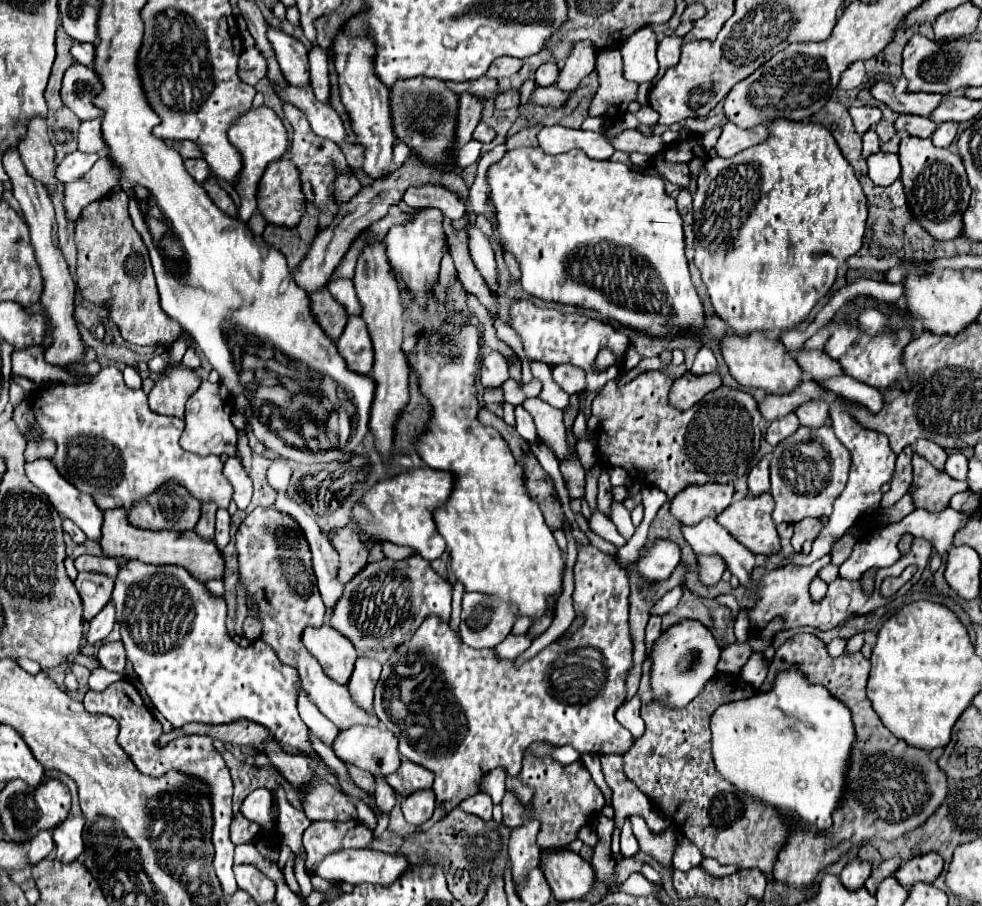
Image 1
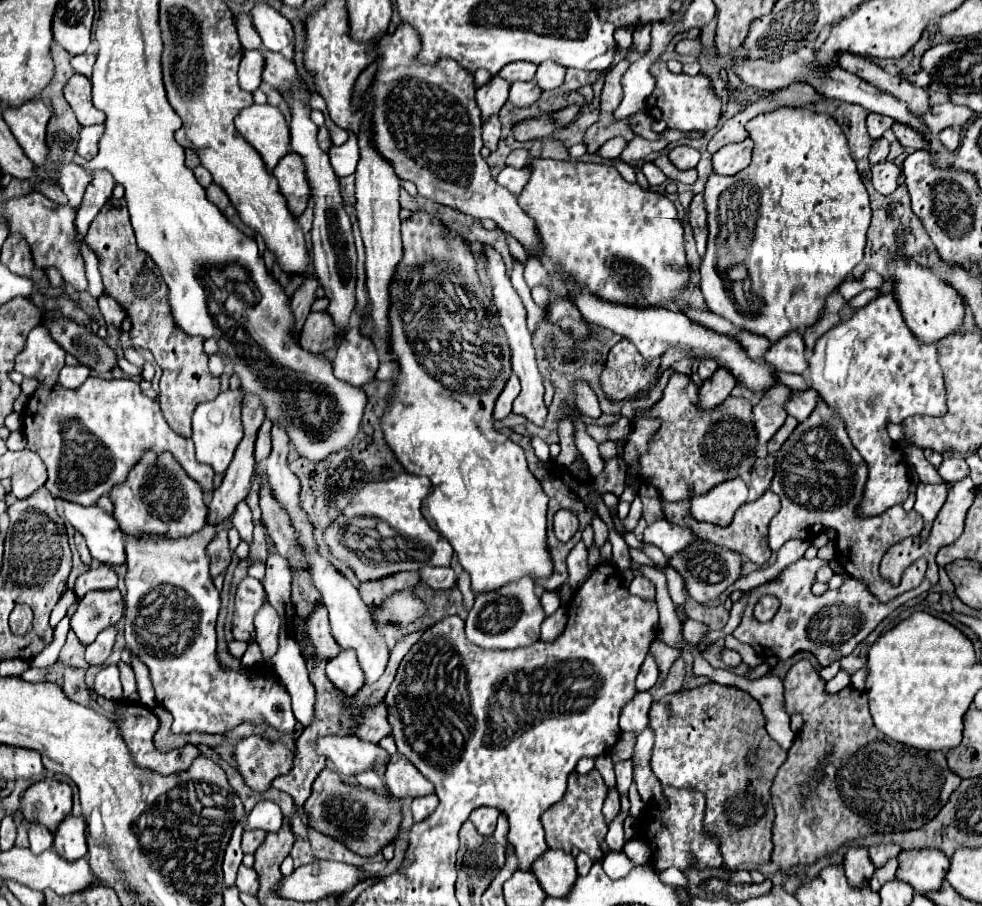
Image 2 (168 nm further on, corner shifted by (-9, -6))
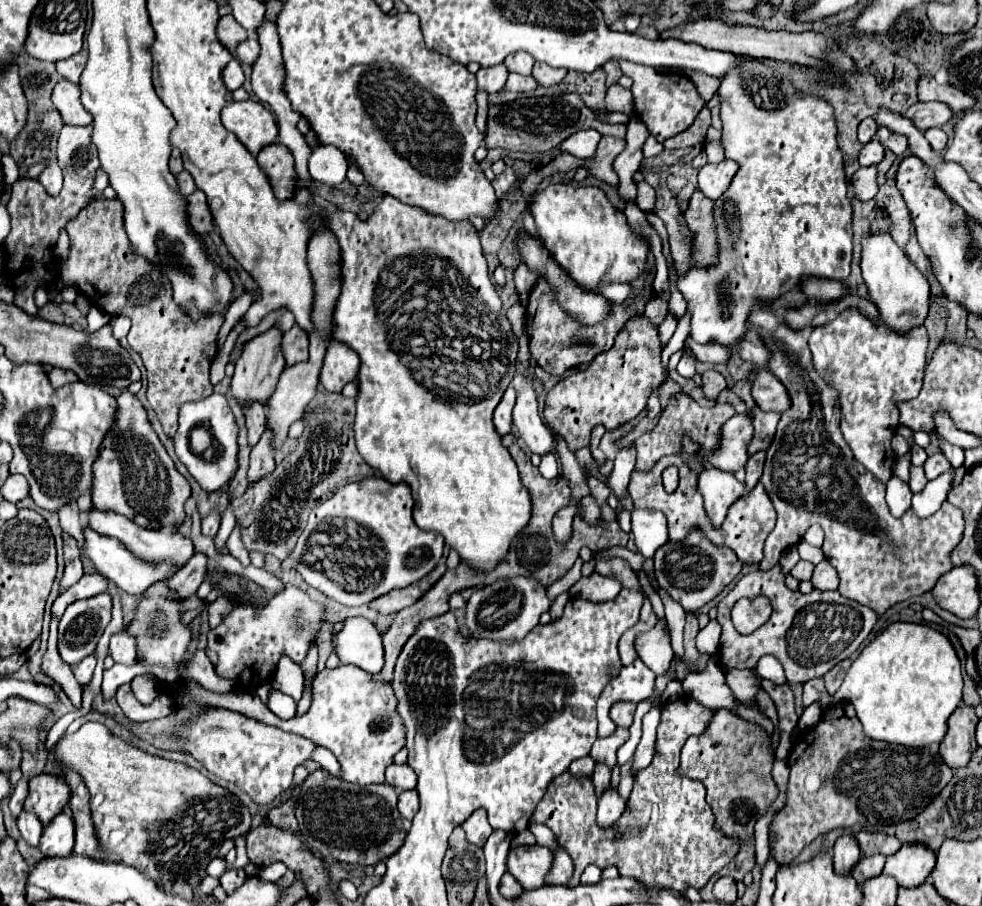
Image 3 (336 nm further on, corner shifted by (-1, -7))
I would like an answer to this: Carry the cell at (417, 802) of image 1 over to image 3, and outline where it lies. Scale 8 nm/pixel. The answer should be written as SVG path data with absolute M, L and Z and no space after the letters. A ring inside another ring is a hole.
M414 789L400 793L400 797L398 797L398 811L406 819L414 817L414 813L418 811L418 793Z

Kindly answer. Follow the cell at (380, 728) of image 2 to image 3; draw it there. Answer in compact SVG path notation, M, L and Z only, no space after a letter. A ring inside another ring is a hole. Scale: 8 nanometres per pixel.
M340 665L338 669L324 669L314 679L314 701L306 715L282 721L276 717L254 693L214 693L200 685L185 685L179 708L187 705L208 705L238 711L250 719L270 723L278 729L302 735L316 745L334 753L340 763L340 779L358 785L384 783L384 769L392 763L394 755L404 747L406 727L396 709L398 699L390 683L380 675L368 675L354 665Z

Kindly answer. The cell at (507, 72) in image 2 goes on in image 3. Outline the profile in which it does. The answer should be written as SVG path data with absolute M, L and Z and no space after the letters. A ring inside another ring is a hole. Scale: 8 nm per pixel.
M518 51L518 53L510 53L504 61L508 65L510 73L520 73L520 75L530 75L532 73L532 65L534 65L534 57L530 53Z

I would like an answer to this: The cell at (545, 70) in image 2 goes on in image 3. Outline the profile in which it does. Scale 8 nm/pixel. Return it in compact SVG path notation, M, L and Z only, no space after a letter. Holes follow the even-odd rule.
M534 63L534 71L532 71L532 77L540 83L540 85L544 85L544 87L550 87L550 85L556 85L556 83L560 83L564 77L566 77L566 69L554 69L554 67L550 67L550 65L546 65L546 63Z

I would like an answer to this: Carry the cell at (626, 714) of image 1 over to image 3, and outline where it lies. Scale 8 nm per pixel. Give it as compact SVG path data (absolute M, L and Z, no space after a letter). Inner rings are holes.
M614 703L610 709L610 717L618 727L630 727L634 719L636 705L634 703Z

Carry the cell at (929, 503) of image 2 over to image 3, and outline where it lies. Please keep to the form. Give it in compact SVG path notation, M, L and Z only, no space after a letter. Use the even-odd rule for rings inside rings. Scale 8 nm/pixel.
M954 469L946 471L942 477L936 477L934 481L928 481L926 487L912 497L912 509L918 513L918 517L930 517L942 507L952 489L952 481Z

